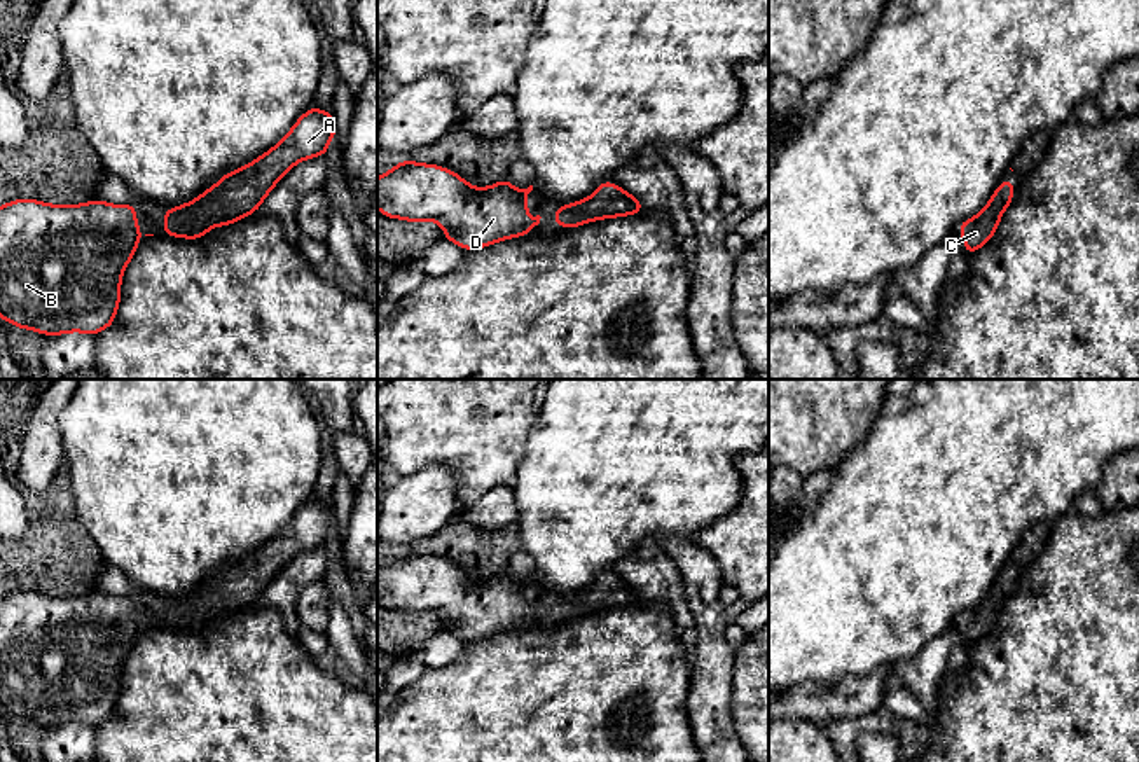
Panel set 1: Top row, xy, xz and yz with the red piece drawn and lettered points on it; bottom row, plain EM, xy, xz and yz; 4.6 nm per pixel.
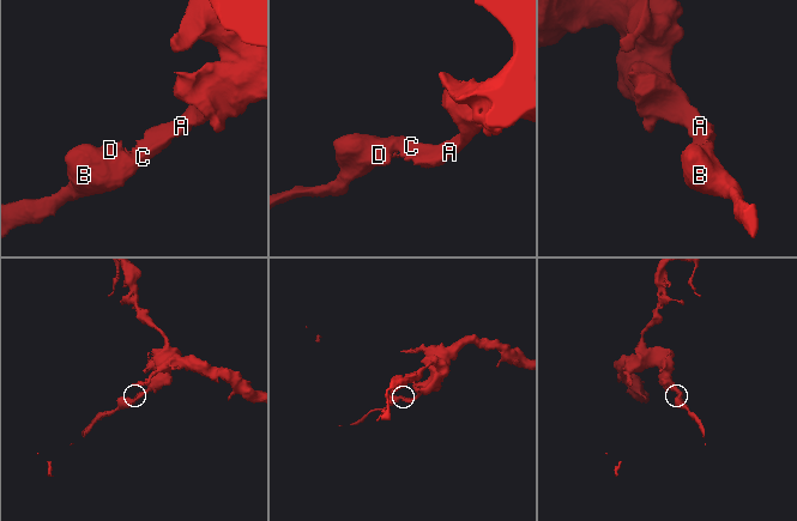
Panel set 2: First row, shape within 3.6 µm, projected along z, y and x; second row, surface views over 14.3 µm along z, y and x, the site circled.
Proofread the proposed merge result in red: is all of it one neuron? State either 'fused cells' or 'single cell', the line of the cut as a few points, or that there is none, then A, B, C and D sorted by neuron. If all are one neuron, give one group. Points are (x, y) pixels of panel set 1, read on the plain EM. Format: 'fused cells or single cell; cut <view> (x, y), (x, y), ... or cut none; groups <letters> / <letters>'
single cell; cut none; groups A B C D

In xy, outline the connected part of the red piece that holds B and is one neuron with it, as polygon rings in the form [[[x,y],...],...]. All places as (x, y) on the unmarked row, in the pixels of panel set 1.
[[[16,591],[0,598],[0,710],[45,727],[100,725],[121,694],[124,661],[140,627],[136,599],[94,591],[82,596],[49,596]]]

